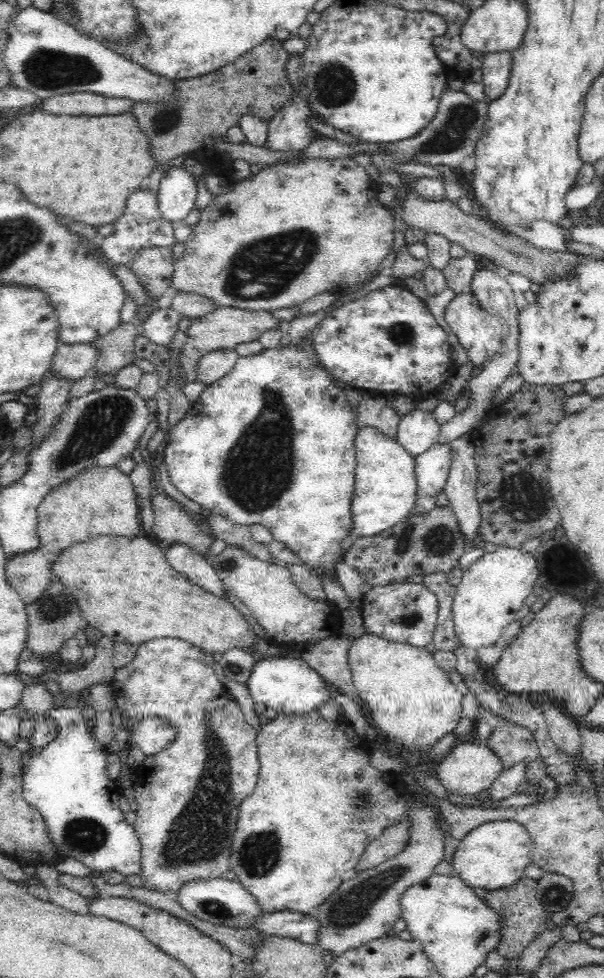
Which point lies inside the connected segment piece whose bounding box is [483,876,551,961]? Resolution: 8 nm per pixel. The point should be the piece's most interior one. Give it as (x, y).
(522, 918)

